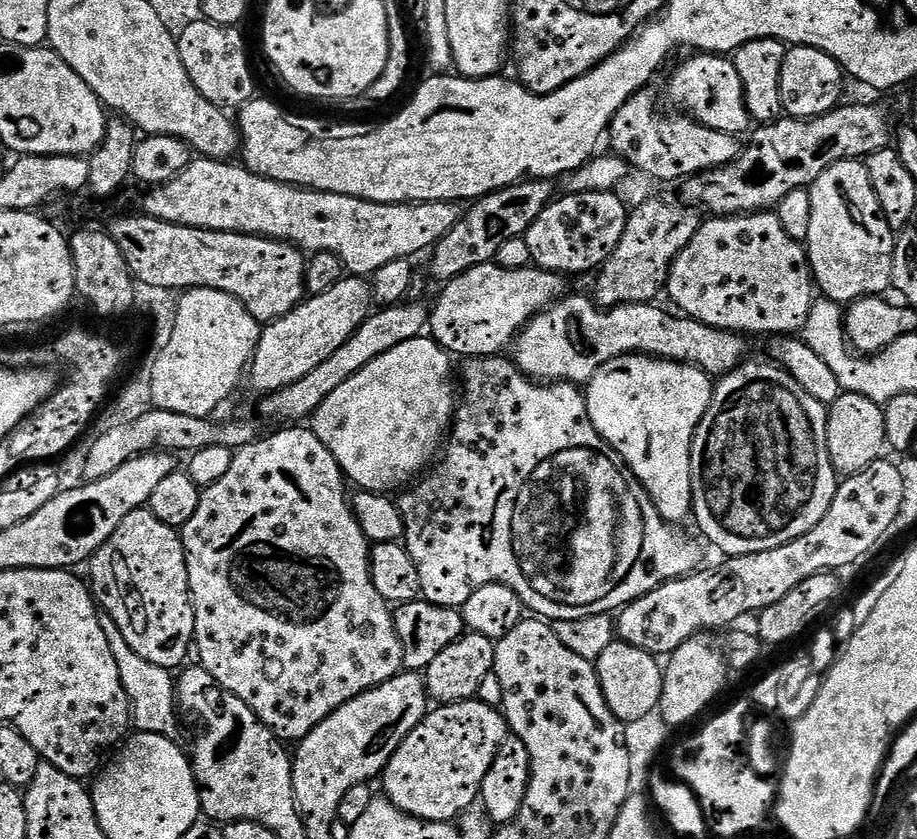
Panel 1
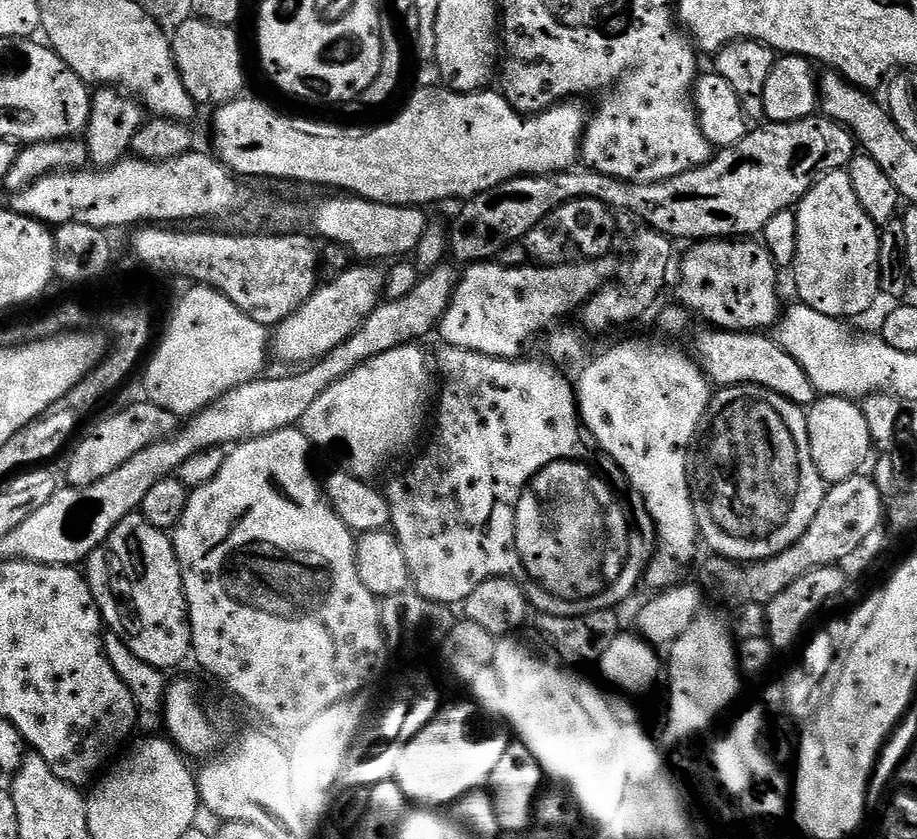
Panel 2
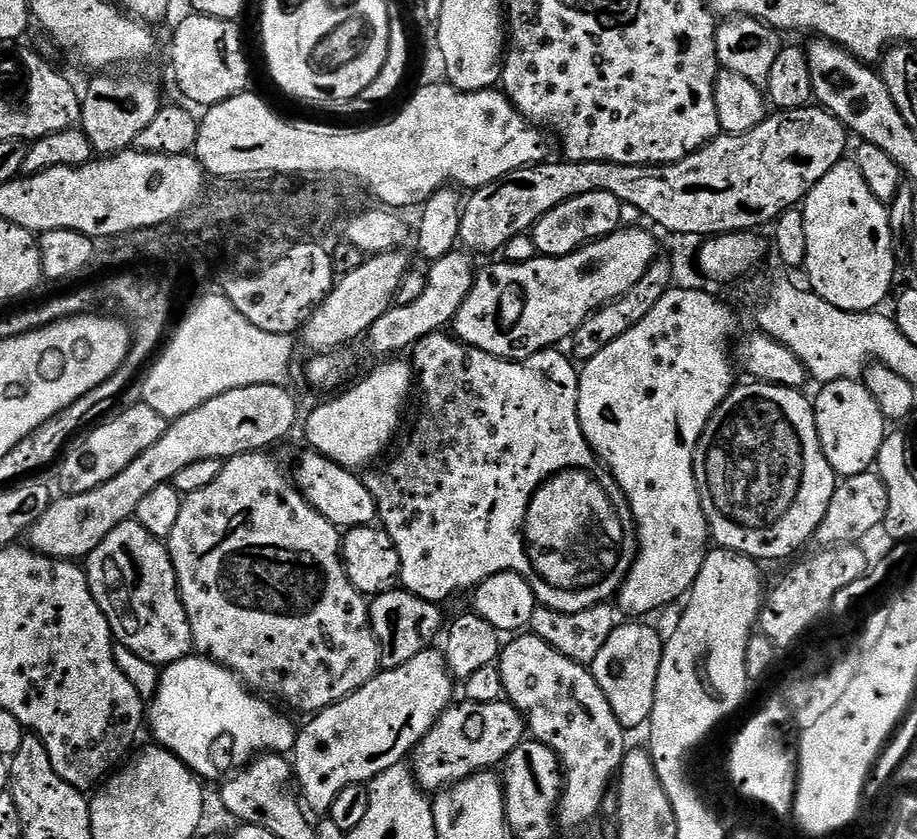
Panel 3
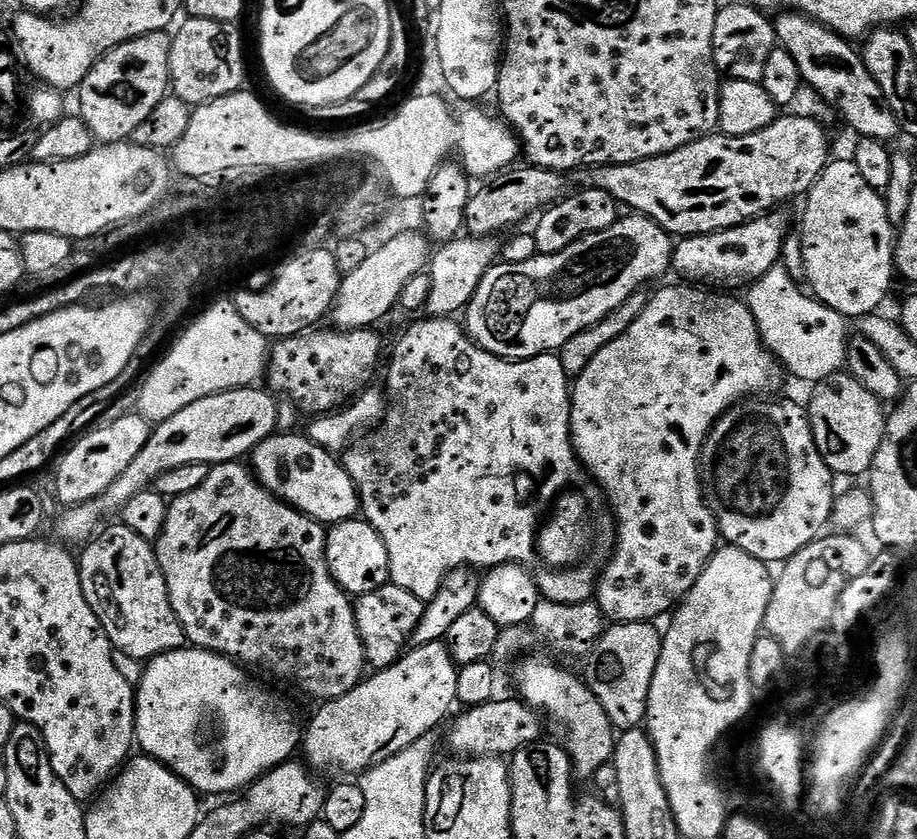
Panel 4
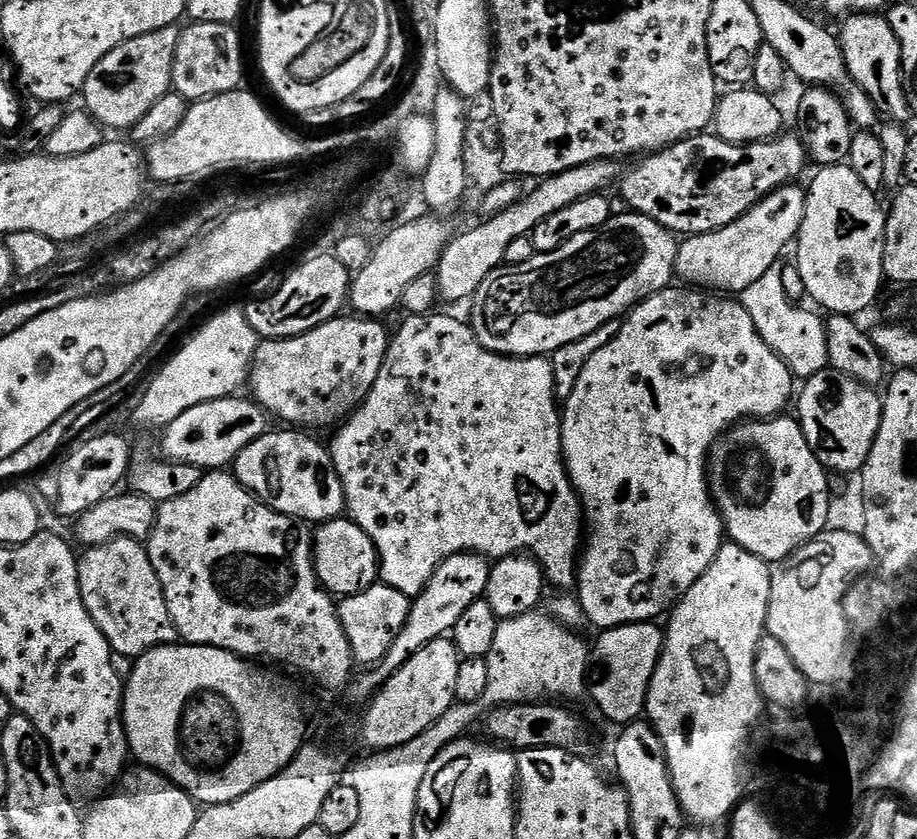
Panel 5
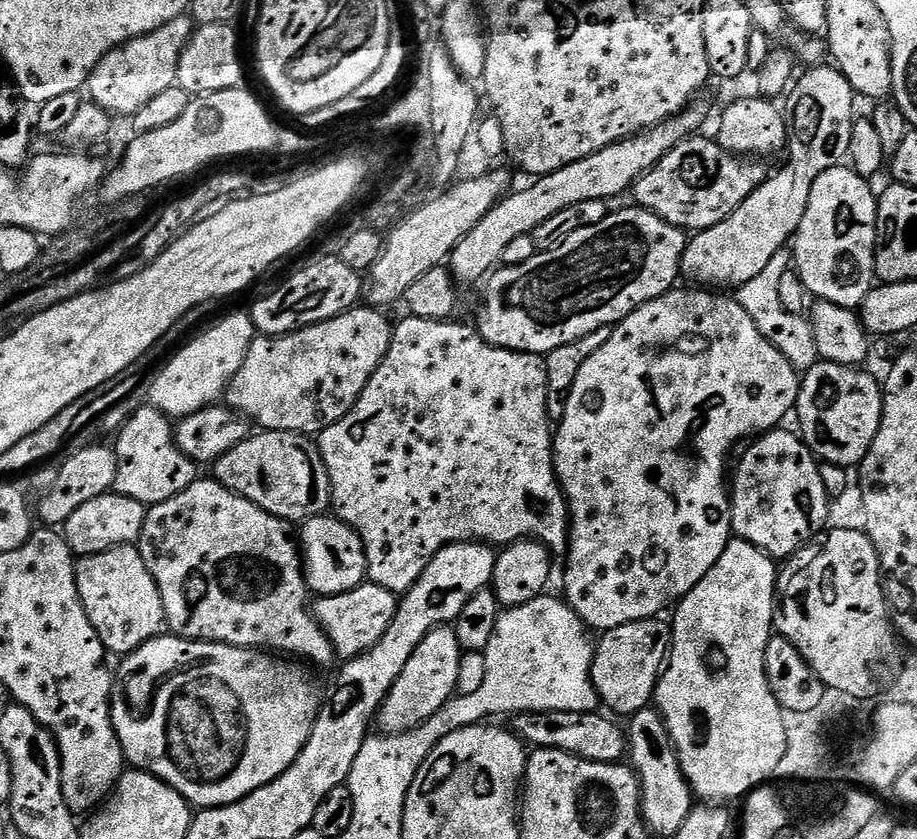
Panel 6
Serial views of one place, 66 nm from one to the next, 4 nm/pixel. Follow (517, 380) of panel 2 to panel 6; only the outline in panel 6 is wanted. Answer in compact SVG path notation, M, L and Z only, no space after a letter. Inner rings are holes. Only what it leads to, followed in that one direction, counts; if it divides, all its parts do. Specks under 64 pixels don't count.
M411 314L405 315L405 320L395 325L392 333L392 341L388 347L387 354L384 355L384 361L378 366L378 370L374 370L374 374L370 378L370 382L366 386L366 390L360 396L360 401L338 422L334 422L334 426L330 426L318 436L318 447L322 458L326 462L326 470L330 474L330 482L332 483L332 508L335 515L343 524L349 524L356 533L362 538L364 549L366 550L366 558L368 559L368 580L373 584L382 586L386 590L403 594L409 592L410 589L418 582L418 578L426 566L434 558L434 554L438 554L438 550L442 550L448 544L466 544L469 542L483 542L489 546L507 546L514 544L518 540L525 538L535 538L544 544L549 550L556 554L564 554L568 551L568 538L570 535L570 513L568 511L568 499L564 497L564 489L560 487L556 479L556 466L554 463L554 428L548 425L548 395L550 389L548 387L548 369L544 366L544 361L539 355L531 352L512 352L508 348L495 348L493 344L488 344L480 337L479 331L475 327L467 328L464 324L452 324L451 319L447 320L427 320L421 316Z

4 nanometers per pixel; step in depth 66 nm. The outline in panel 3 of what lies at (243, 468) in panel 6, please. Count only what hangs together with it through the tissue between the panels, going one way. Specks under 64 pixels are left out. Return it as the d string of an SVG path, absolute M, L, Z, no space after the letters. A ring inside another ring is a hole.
M304 450L296 464L295 487L333 526L341 530L367 528L377 523L376 503L366 490L363 479L353 469L343 468L338 462L323 456L321 452Z

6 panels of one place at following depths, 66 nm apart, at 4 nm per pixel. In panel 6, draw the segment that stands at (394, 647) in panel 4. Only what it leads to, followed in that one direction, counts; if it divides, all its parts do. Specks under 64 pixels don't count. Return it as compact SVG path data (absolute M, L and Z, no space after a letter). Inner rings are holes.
M365 582L346 594L319 597L314 604L314 615L336 647L337 657L349 661L370 651L384 637L386 630L390 630L390 622L394 622L397 607L397 593Z

